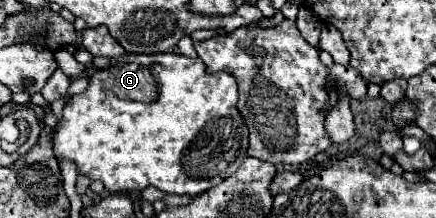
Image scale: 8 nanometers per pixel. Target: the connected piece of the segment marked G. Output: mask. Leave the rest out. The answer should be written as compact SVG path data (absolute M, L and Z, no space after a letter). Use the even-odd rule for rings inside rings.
M165 53L163 63L155 63L153 55L131 55L131 57L121 57L119 61L113 61L107 69L99 69L91 75L89 87L79 93L69 97L63 109L63 117L59 119L57 127L51 133L51 143L53 143L53 153L55 157L73 161L77 165L77 173L89 177L91 181L101 181L109 193L127 193L127 191L141 191L145 187L155 187L163 193L175 193L175 195L199 195L217 183L221 183L225 177L233 175L237 167L243 163L247 157L247 147L249 147L249 131L243 121L243 117L237 111L237 81L233 75L219 71L205 75L205 65L201 59L189 59L179 53Z

